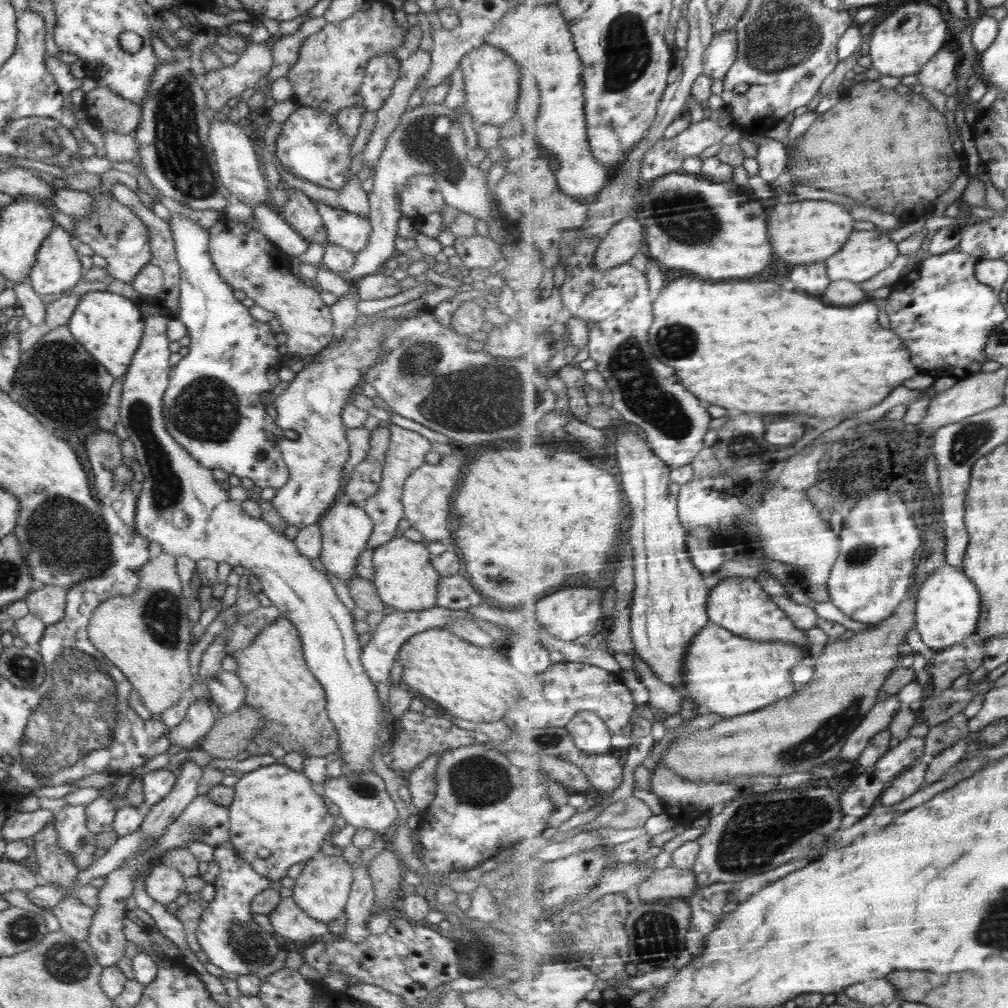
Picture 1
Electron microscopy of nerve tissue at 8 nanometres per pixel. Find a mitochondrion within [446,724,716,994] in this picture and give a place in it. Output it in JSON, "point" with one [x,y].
{"point":[570,879]}

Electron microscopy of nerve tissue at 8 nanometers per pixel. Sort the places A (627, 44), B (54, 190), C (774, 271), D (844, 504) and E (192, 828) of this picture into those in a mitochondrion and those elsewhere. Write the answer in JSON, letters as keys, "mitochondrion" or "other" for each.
{"A":"mitochondrion","B":"other","C":"other","D":"other","E":"mitochondrion"}

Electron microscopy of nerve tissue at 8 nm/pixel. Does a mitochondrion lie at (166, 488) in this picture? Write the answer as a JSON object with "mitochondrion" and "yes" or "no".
{"mitochondrion":"yes"}

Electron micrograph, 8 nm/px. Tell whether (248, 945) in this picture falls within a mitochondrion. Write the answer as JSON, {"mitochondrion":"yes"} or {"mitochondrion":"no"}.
{"mitochondrion":"yes"}

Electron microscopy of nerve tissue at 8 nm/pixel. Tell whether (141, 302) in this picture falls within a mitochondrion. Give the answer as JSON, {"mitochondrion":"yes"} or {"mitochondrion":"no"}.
{"mitochondrion":"no"}

